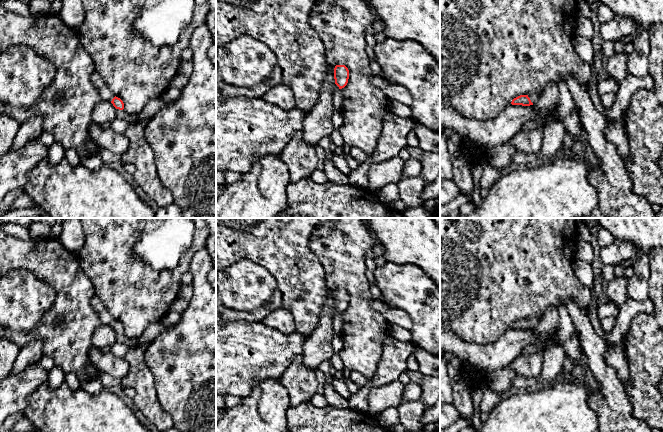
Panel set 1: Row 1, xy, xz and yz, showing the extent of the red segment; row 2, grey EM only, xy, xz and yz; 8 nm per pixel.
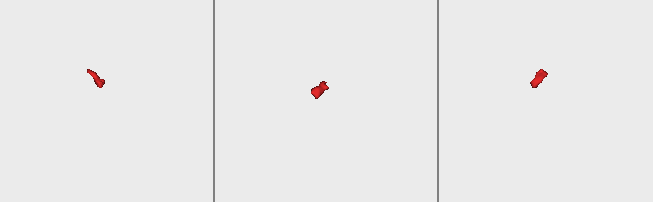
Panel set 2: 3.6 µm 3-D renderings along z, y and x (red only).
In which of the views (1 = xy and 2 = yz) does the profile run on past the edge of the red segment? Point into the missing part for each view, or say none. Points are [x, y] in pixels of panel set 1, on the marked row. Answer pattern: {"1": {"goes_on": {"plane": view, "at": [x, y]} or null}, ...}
{"1": {"goes_on": {"plane": "xy", "at": [105, 93]}}, "2": {"goes_on": {"plane": "yz", "at": [534, 98]}}}

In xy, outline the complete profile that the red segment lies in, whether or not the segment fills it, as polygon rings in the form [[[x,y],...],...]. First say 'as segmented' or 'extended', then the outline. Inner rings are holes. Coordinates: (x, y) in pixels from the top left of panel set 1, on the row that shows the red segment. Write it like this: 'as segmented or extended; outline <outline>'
extended; outline [[[94,72],[92,81],[99,91],[101,100],[110,101],[116,109],[124,109],[123,101],[111,92],[98,72]]]

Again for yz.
extended; outline [[[538,94],[520,95],[514,98],[511,102],[512,105],[530,106],[536,103],[539,99]]]

